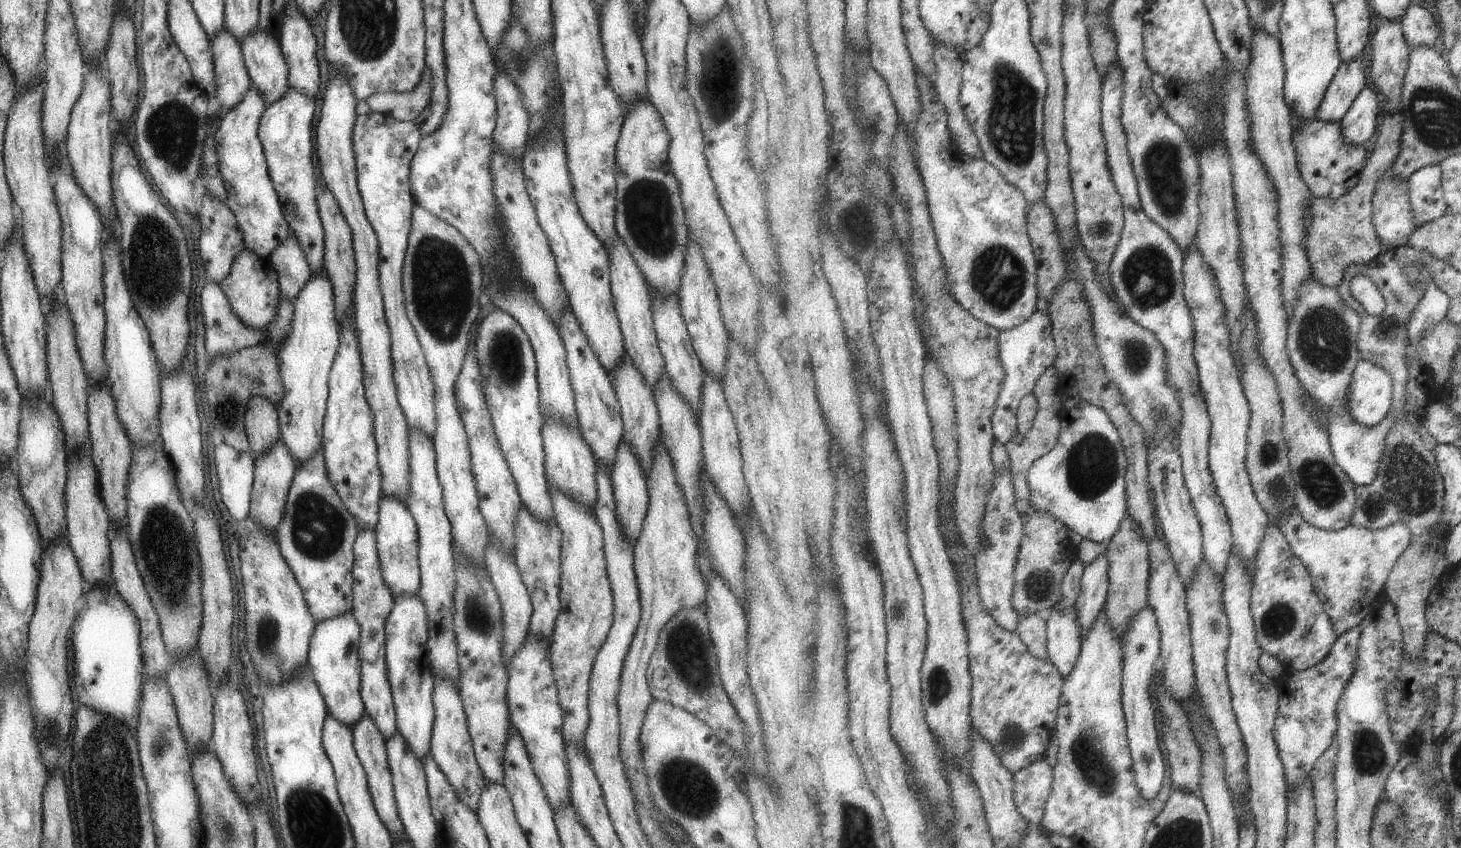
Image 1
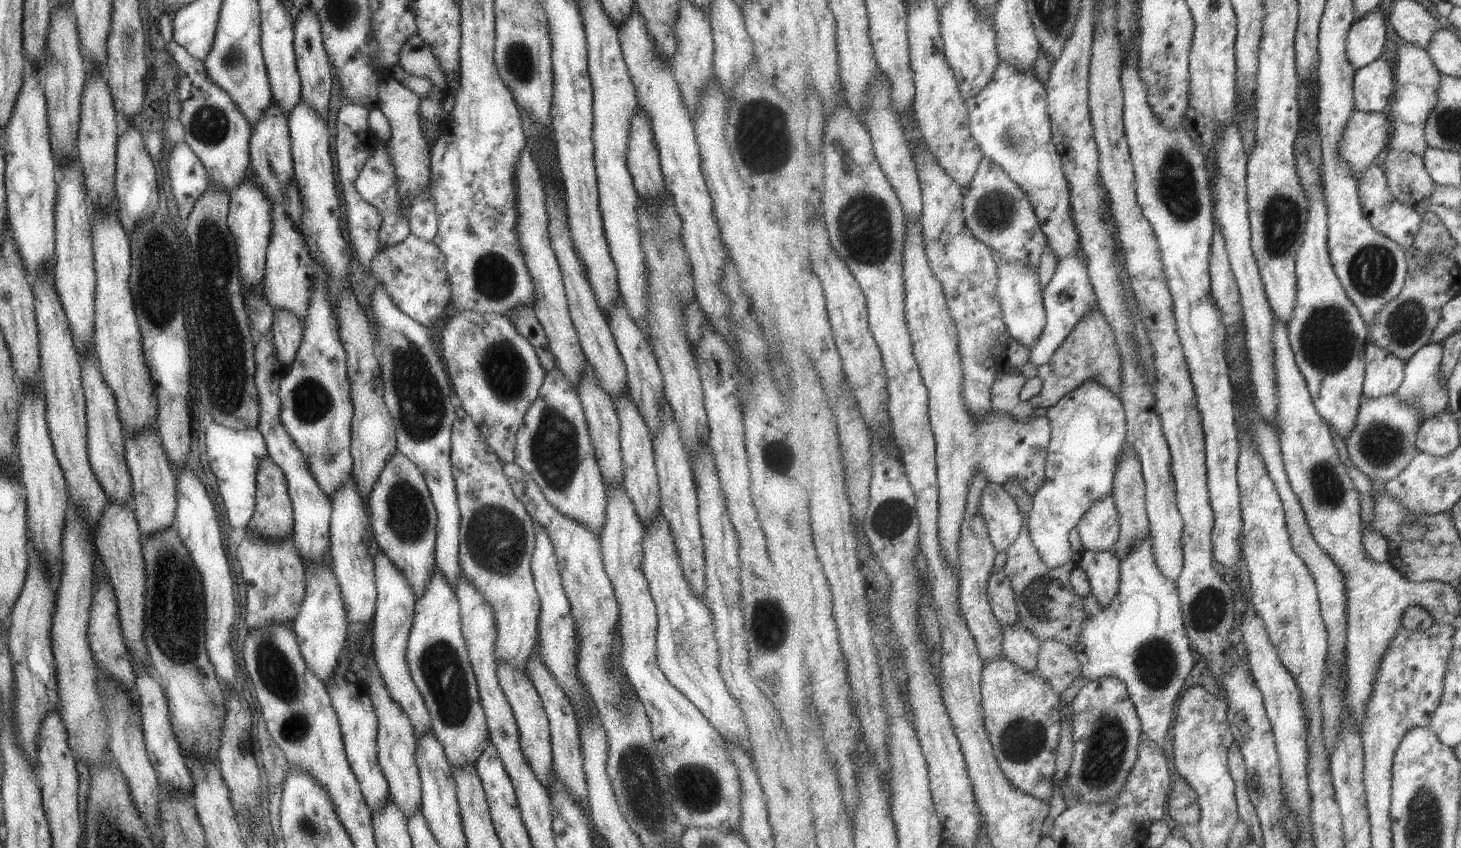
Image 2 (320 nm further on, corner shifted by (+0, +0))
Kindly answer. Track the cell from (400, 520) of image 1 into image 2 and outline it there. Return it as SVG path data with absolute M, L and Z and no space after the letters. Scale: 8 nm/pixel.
M378 548L376 555L371 557L374 570L376 601L372 616L372 633L369 654L383 679L389 696L409 719L415 738L431 731L431 719L424 700L417 690L405 660L407 637L412 625L414 613L414 594L407 584L402 572L389 560L388 556Z

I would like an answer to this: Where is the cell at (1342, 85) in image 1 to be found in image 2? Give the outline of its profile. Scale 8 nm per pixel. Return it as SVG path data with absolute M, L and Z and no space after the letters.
M1380 8L1368 12L1352 26L1347 52L1350 63L1358 70L1369 66L1383 54L1387 42L1387 21Z

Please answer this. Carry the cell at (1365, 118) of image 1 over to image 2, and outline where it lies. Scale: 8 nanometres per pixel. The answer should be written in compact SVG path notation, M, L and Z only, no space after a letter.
M1381 56L1369 66L1358 69L1354 79L1356 108L1364 113L1381 113L1387 110L1394 95L1395 68Z

